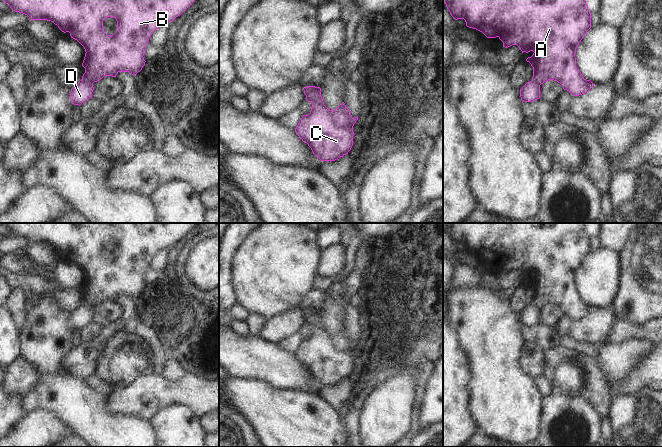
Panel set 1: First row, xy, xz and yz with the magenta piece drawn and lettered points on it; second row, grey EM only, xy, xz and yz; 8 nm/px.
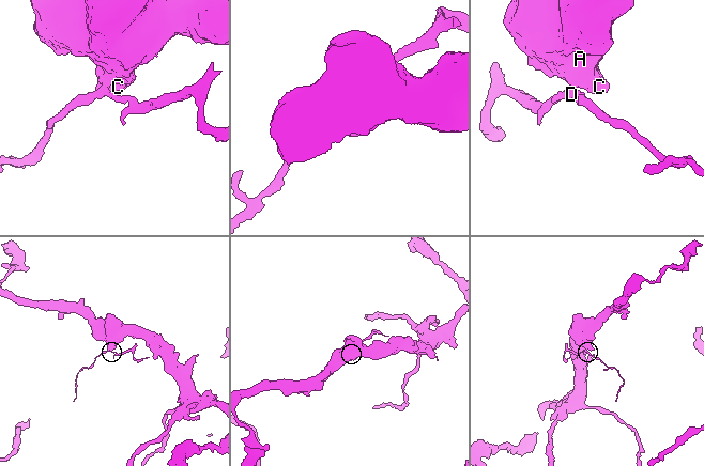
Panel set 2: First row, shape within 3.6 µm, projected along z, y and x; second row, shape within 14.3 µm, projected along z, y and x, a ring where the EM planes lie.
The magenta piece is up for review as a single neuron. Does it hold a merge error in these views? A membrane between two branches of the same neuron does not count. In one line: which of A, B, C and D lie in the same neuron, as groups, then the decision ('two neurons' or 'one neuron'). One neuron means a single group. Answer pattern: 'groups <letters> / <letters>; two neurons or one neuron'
groups A B C / D; two neurons

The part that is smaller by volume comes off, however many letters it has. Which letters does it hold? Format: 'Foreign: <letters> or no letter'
Foreign: D

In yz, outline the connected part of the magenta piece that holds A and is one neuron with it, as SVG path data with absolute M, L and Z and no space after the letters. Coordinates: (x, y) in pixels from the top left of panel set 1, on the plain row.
M443 223L443 225L455 244L464 243L467 251L482 256L487 262L498 261L503 266L503 271L517 269L522 277L533 275L533 279L526 285L533 291L532 304L539 309L554 304L573 320L585 318L594 310L576 291L576 272L591 252L591 237L585 223Z

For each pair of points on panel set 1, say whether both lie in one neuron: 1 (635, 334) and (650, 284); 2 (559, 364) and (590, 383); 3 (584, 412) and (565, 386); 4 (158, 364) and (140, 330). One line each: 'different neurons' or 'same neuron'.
1: different neurons
2: same neuron
3: different neurons
4: same neuron

